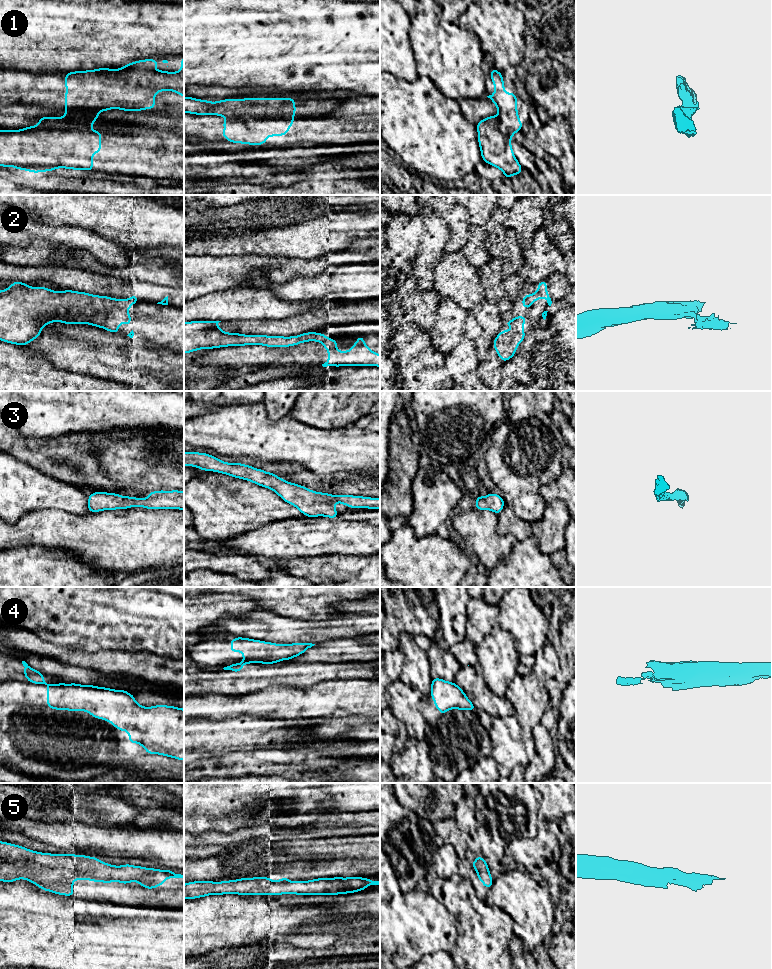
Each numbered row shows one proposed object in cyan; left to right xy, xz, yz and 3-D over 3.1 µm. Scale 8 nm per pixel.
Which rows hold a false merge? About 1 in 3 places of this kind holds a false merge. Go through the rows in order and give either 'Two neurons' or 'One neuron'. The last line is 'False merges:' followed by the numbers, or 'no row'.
1: Two neurons
2: Two neurons
3: One neuron
4: Two neurons
5: One neuron
False merges: 1, 2, 4

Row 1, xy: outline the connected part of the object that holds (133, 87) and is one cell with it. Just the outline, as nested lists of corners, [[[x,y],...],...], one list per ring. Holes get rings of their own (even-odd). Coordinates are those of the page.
[[[181,57],[181,69],[177,72],[155,70],[156,59],[145,59],[126,64],[120,69],[100,69],[75,71],[65,74],[65,116],[40,117],[39,124],[49,129],[61,128],[61,123],[69,121],[69,128],[83,123],[95,123],[101,111],[120,109],[123,111],[143,111],[155,108],[155,95],[161,91],[174,91],[184,97],[184,57]]]

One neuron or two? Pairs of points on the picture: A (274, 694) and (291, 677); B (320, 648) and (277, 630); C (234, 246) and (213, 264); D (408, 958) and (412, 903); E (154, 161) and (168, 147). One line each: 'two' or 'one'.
A: two
B: two
C: two
D: one
E: one

